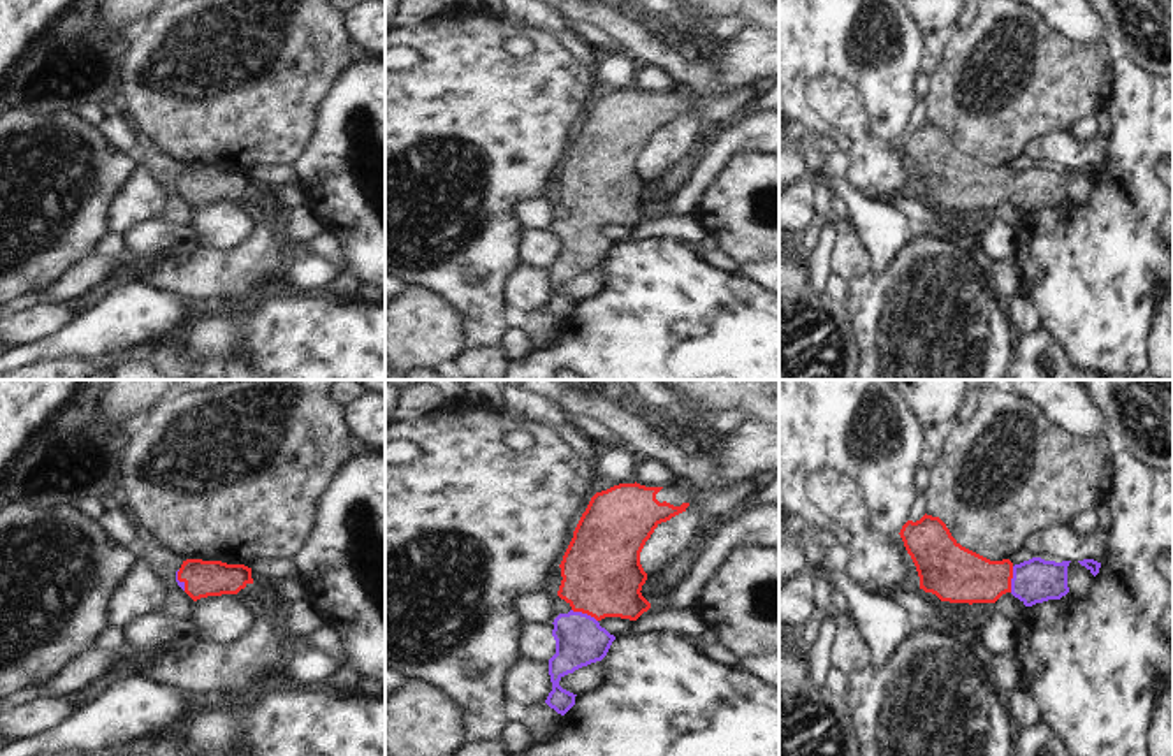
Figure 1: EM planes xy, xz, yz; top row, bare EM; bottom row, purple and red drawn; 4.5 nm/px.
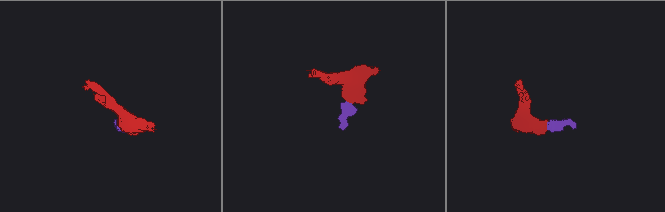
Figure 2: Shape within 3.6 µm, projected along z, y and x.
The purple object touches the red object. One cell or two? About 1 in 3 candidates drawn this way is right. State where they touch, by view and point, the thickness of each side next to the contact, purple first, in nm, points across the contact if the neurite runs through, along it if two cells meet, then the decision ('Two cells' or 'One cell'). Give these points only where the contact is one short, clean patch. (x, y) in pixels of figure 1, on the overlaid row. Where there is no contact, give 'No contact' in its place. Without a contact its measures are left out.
Touches purple at xz (584, 614). Thickness 220 nm (purple) against 360 nm. Path across: xz (581, 640), (584, 614), (602, 575). One cell.

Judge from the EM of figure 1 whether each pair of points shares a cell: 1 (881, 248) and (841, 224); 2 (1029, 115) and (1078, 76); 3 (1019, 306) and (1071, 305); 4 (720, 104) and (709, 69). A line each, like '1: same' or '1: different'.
1: different
2: same
3: different
4: different

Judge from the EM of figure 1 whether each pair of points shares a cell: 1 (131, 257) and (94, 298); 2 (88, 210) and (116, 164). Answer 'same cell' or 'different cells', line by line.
1: same cell
2: same cell

